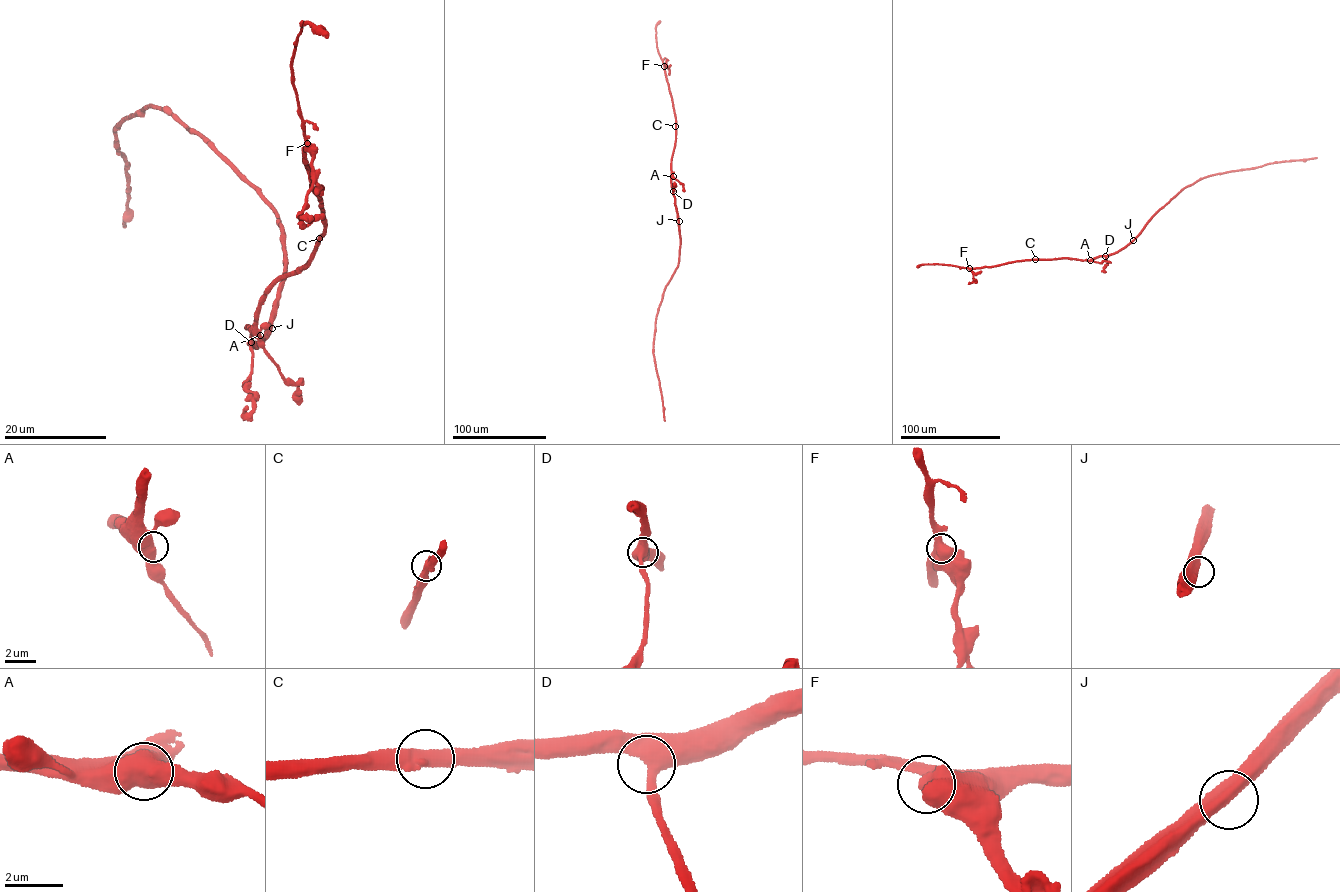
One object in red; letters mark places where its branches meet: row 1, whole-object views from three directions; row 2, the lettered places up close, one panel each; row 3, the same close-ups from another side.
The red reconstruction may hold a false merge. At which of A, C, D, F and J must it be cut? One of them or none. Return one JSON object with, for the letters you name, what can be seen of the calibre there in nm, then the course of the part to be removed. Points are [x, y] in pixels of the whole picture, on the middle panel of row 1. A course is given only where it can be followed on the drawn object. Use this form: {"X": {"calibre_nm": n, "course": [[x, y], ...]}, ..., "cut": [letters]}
{"cut": []}

